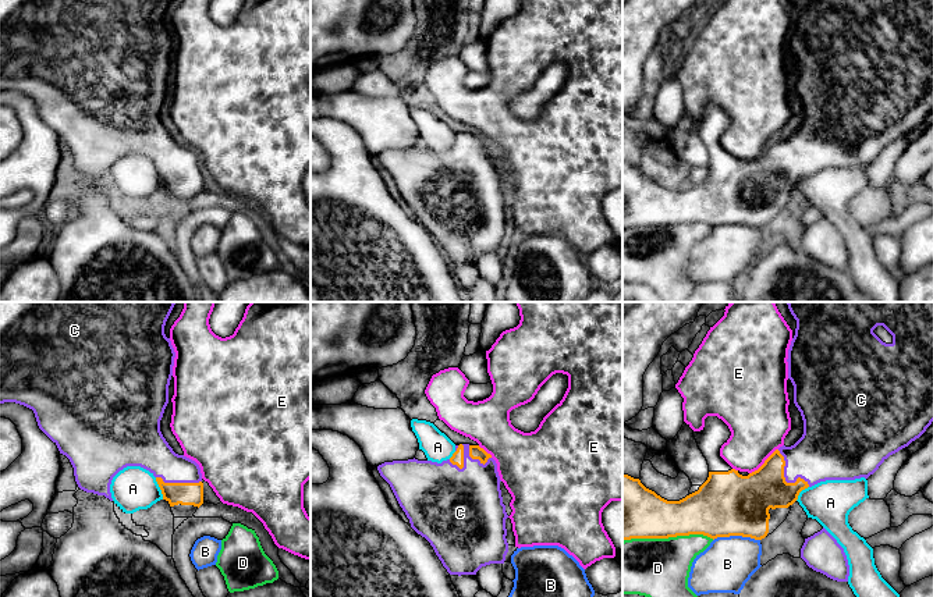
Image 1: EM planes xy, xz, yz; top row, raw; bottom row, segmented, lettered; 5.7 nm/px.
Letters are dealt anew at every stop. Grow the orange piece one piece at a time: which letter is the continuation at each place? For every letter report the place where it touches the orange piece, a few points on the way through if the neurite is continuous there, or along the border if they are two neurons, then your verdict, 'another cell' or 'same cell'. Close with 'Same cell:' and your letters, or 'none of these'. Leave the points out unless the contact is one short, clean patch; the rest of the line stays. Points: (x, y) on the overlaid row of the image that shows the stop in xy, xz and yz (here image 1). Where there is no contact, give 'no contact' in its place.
A: meets orange in xy at (160, 489); border along xy (155, 478), (163, 498); another cell
B: meets orange in yz at (735, 535); another cell
C: meets orange in yz at (784, 478); same cell
D: meets orange in yz at (667, 537); another cell
E: meets orange in yz at (765, 462); another cell
Same cell: C

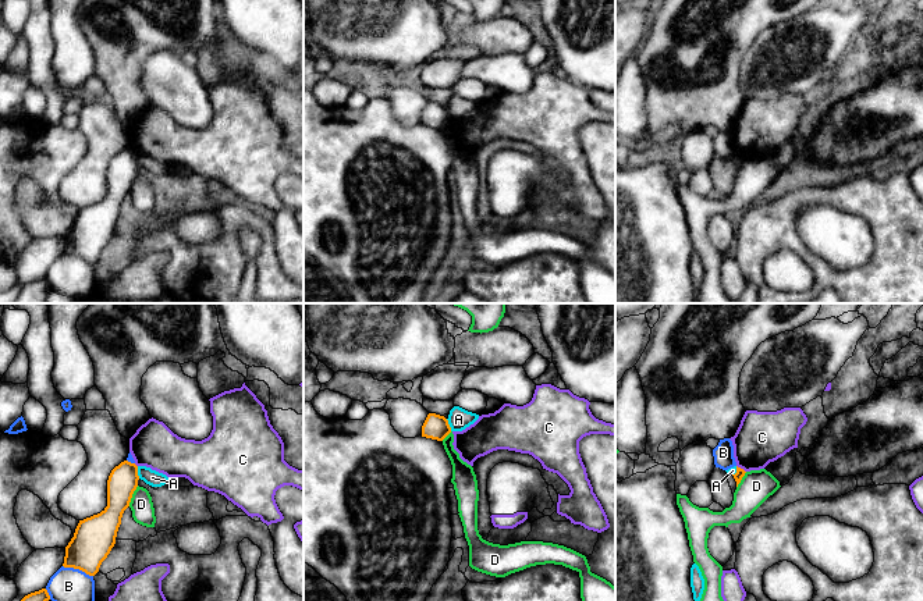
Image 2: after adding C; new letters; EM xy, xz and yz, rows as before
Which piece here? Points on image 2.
A: meets orange in xy at (137, 472); another cell
B: meets orange in xy at (78, 568); another cell
C: meets orange in yz at (739, 468); another cell
D: meets orange in xy at (131, 495); another cell
Same cell: none of these

